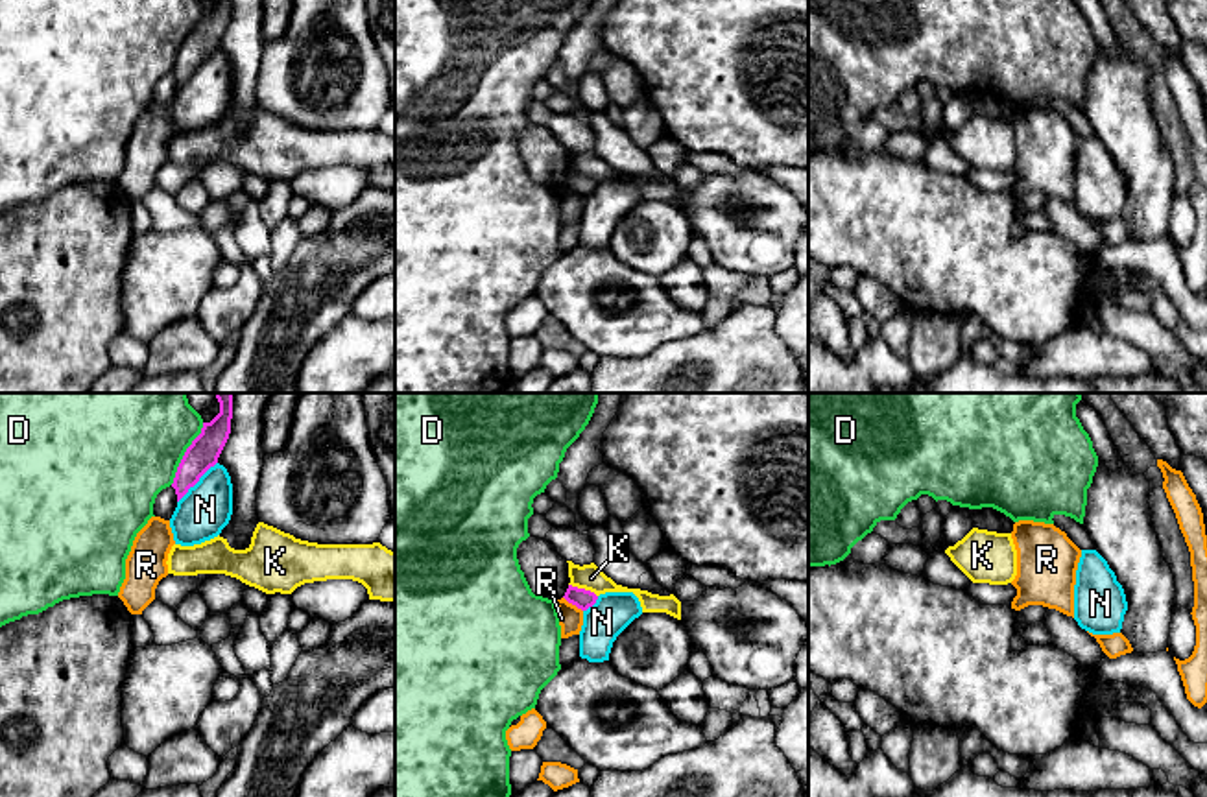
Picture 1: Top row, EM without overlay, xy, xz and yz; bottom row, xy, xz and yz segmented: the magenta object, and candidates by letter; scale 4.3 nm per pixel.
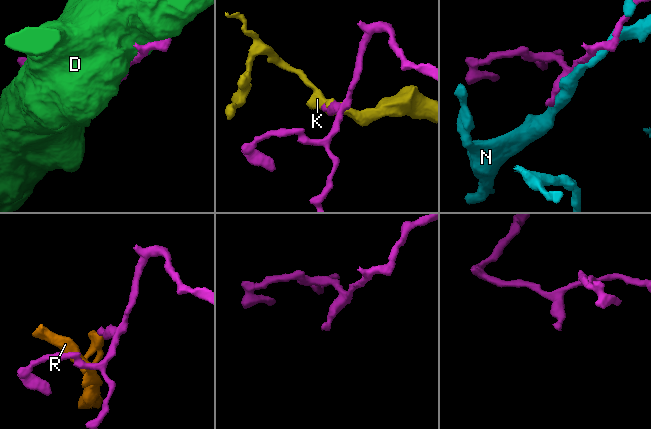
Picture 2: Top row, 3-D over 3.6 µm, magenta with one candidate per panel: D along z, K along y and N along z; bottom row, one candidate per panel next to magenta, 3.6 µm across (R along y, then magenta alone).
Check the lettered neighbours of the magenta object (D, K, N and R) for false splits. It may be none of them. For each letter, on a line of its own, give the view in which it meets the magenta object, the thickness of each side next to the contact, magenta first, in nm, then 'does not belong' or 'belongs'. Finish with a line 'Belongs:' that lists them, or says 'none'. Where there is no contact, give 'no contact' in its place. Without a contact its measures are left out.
D: contact in xy; calibres 140 and 400 nm; does not belong
K: contact in xz; calibres 90 and 110 nm; does not belong
N: contact in xy; calibres 140 and 220 nm; does not belong
R: contact in xz; calibres 90 and 110 nm; does not belong
Belongs: none

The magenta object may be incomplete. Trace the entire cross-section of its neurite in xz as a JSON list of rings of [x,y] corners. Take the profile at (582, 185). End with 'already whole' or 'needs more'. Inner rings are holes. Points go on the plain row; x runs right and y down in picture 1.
[[[568,172],[565,183],[563,183],[568,190],[576,192],[581,197],[587,197],[589,194],[592,194],[598,186],[598,183],[591,177],[585,175],[578,175]]]; already whole

